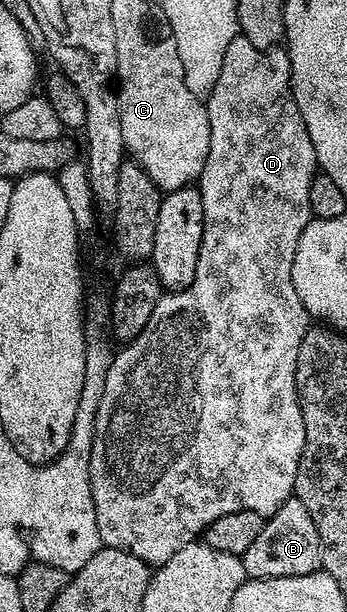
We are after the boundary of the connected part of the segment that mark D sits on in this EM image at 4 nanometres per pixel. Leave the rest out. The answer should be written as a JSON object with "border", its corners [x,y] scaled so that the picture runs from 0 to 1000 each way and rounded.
{"border":[[[700,60],[680,62],[669,74],[646,87],[646,106],[634,113],[634,126],[622,126],[622,139],[611,139],[611,152],[591,157],[594,183],[599,185],[599,204],[605,206],[605,235],[599,237],[599,263],[588,263],[582,288],[568,292],[565,304],[576,322],[588,328],[588,381],[576,394],[576,426],[565,426],[565,453],[553,453],[553,466],[542,466],[524,475],[493,475],[470,480],[461,492],[450,492],[450,505],[438,505],[438,518],[427,518],[427,531],[403,538],[403,544],[369,562],[360,562],[329,582],[323,596],[305,611],[300,623],[300,649],[288,649],[288,668],[277,668],[277,714],[265,721],[265,753],[259,755],[259,791],[265,792],[265,819],[277,825],[277,864],[288,864],[297,894],[346,897],[357,904],[380,904],[380,910],[403,910],[403,917],[435,923],[481,920],[496,904],[519,904],[545,887],[562,886],[594,866],[611,851],[648,845],[657,838],[692,838],[695,835],[735,835],[761,845],[795,838],[807,825],[818,825],[824,815],[847,806],[853,786],[853,766],[865,760],[865,747],[876,734],[876,681],[859,660],[859,631],[853,629],[853,583],[865,577],[865,557],[876,557],[876,544],[896,533],[893,515],[876,505],[862,482],[853,480],[853,466],[841,466],[841,426],[853,420],[853,400],[865,394],[865,381],[893,366],[896,350],[888,335],[888,309],[899,309],[905,288],[919,284],[922,275],[911,243],[899,237],[899,224],[888,224],[888,211],[876,204],[876,191],[865,191],[865,178],[853,178],[847,154],[836,144],[836,92],[810,75],[784,75],[769,80],[741,78],[723,67]]]}

